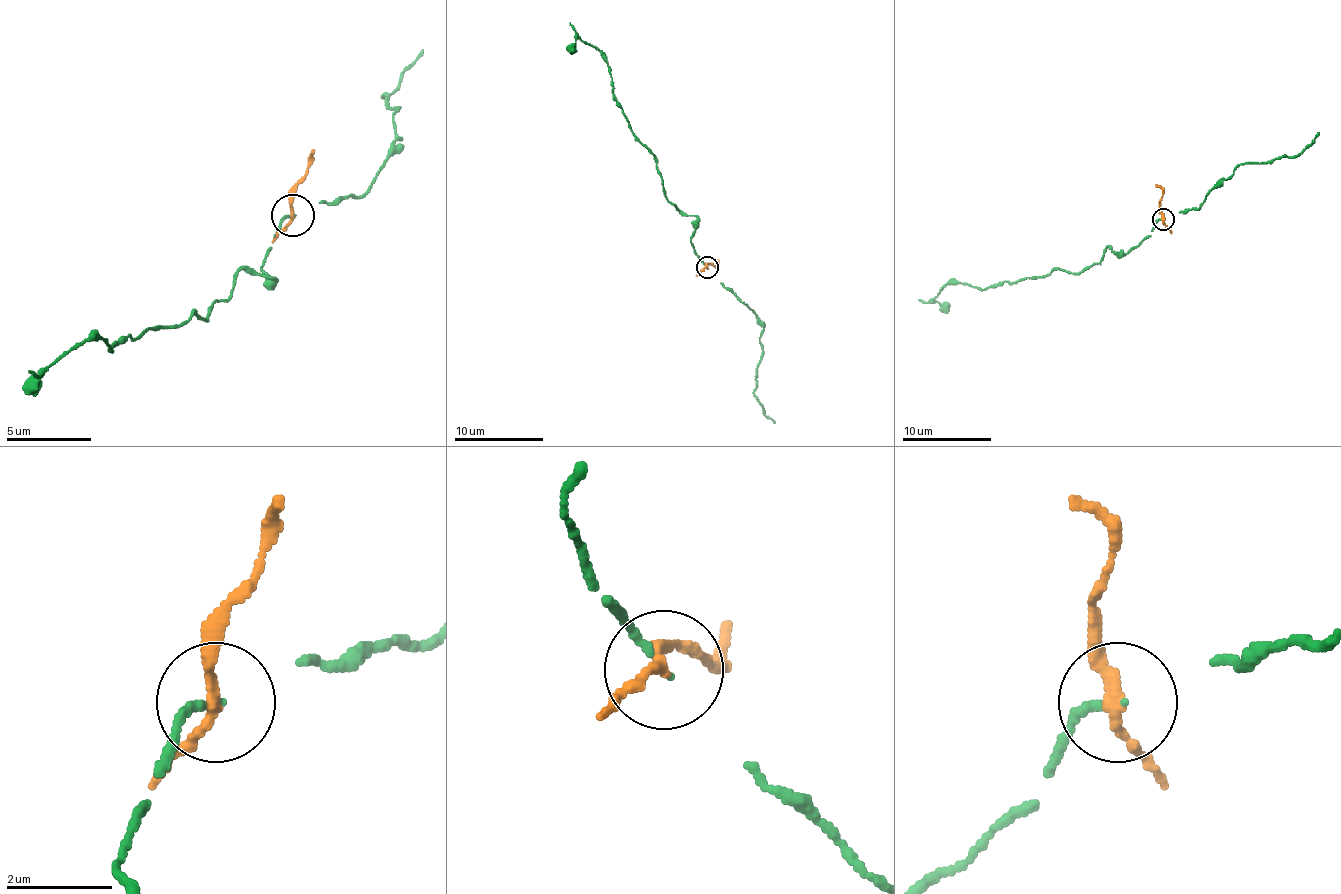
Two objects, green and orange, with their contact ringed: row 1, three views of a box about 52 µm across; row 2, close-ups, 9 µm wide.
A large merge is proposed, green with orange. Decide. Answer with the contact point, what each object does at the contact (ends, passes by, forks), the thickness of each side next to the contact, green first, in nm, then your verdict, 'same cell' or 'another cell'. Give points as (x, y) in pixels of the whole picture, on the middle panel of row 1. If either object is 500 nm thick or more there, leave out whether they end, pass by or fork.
at (707, 267); green ends there; orange passes by; 100 nm thick on the green side, 190 nm on the other; another cell

